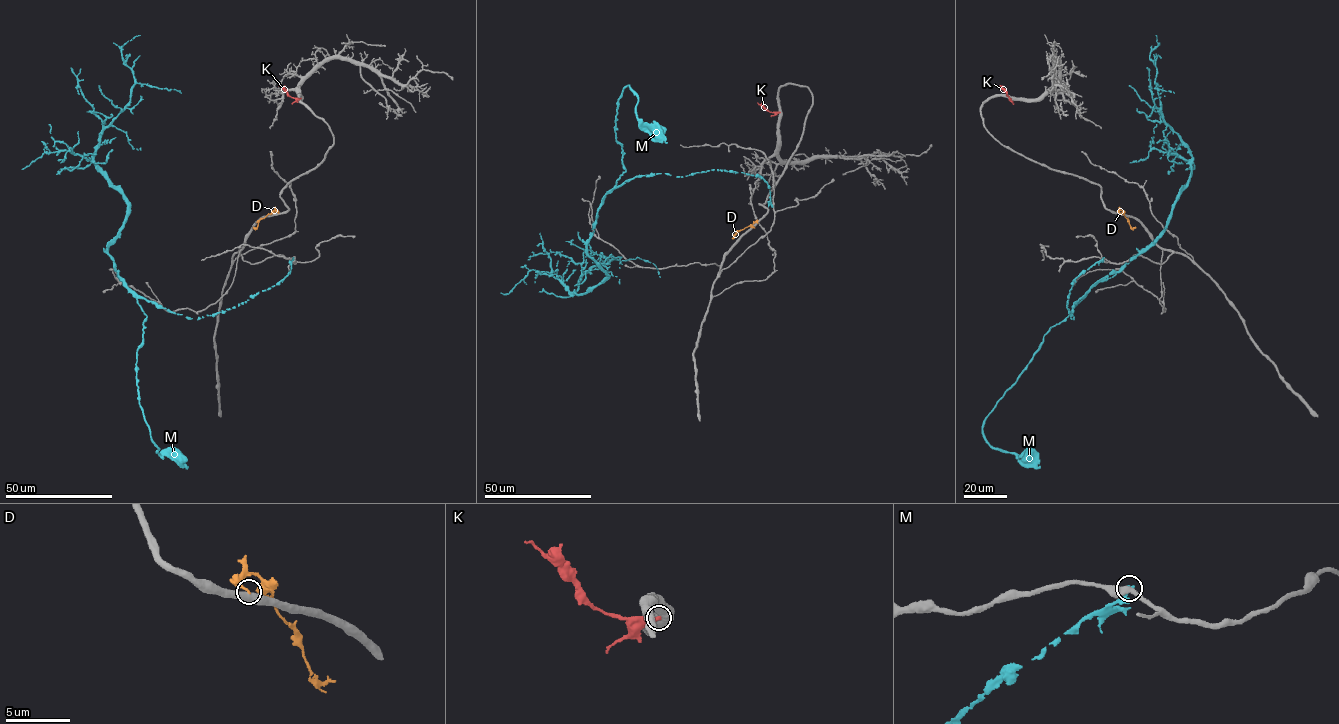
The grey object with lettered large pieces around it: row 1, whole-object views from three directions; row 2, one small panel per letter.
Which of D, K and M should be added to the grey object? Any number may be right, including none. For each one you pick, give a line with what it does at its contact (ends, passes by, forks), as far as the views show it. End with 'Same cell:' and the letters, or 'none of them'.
Same cell: none of them

